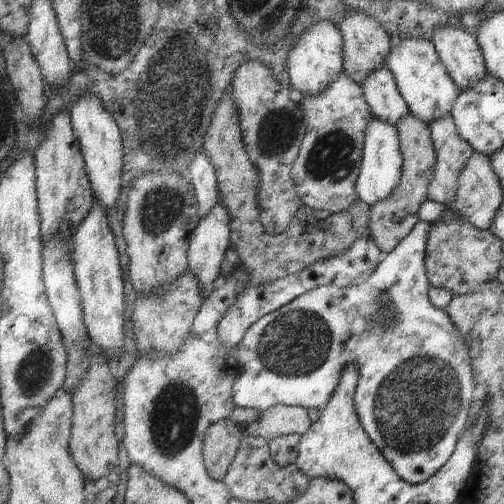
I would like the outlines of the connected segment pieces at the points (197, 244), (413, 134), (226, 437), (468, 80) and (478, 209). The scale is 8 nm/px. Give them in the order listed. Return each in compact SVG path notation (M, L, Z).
M218 200L209 212L201 217L198 225L188 241L187 250L187 270L196 278L196 283L200 287L200 294L205 298L205 292L209 292L213 288L213 280L219 276L219 264L221 264L221 256L229 246L229 232L227 232L229 214L224 206Z
M407 113L396 122L394 129L398 134L399 152L402 158L400 177L392 193L383 201L370 206L368 210L370 239L380 251L386 253L390 253L418 221L417 211L419 205L426 199L426 190L432 179L435 164L428 124Z
M221 419L208 426L203 438L203 463L208 474L222 482L239 448L241 430L229 419Z
M434 27L429 38L443 68L459 90L467 90L486 74L476 38L461 27Z
M472 151L472 155L461 169L455 191L453 210L480 231L487 231L502 201L502 190L490 165L489 156Z

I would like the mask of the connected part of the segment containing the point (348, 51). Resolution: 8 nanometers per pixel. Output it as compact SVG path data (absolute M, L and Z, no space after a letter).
M348 10L336 23L336 29L342 36L342 72L354 83L360 85L369 73L386 66L390 52L388 34L373 17L361 11Z

